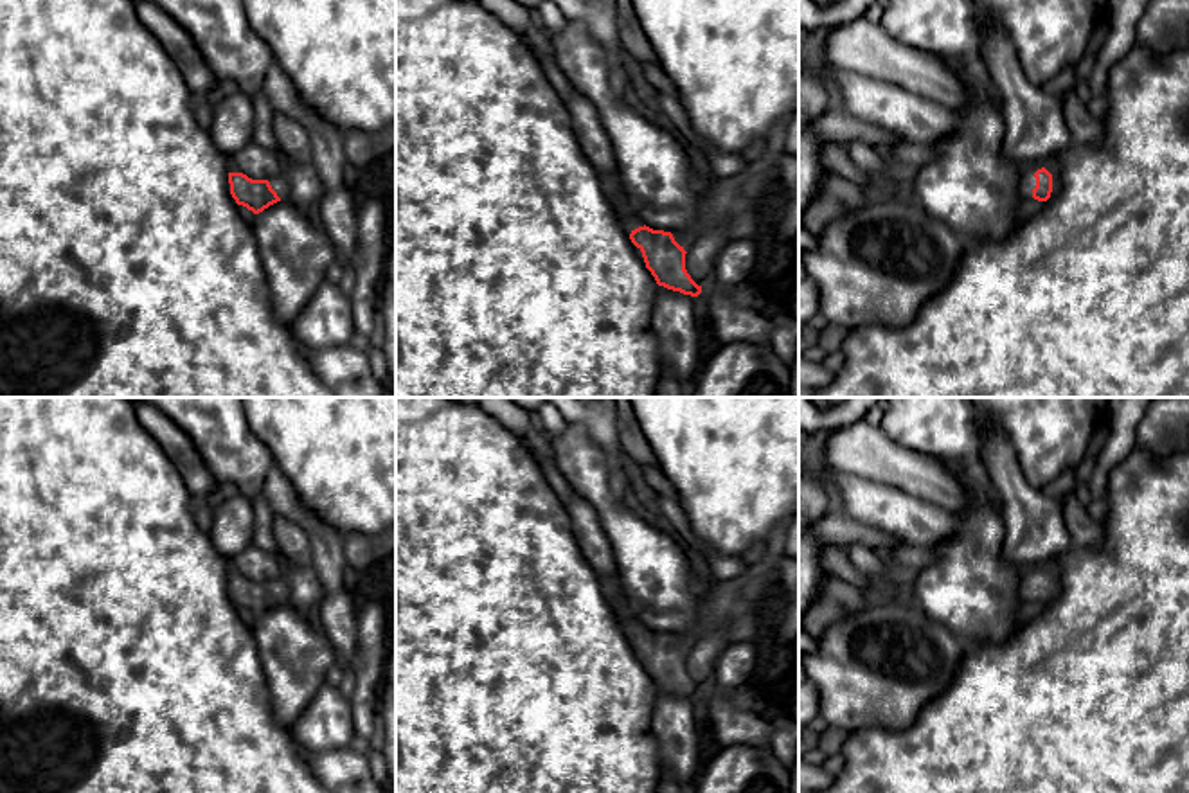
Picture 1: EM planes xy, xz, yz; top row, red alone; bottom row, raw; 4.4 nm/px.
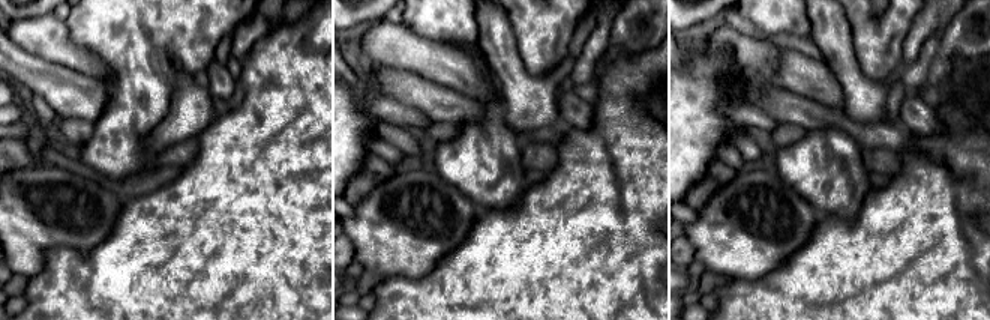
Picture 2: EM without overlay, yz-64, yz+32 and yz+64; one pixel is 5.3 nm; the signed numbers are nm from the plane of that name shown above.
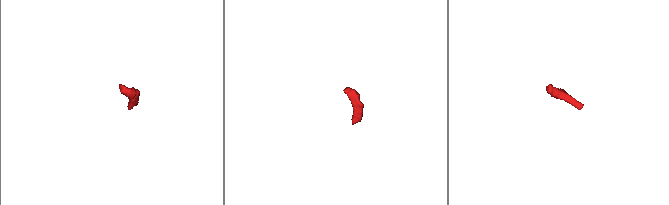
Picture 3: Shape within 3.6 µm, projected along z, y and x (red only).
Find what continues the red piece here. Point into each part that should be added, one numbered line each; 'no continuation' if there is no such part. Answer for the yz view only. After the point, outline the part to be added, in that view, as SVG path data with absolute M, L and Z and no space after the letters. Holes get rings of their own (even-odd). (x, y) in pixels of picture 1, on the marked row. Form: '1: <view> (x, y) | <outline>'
1: yz (1026, 178) | M1036 162L1036 164L1031 164L1031 165L1025 165L1020 169L1020 174L1018 174L1018 192L1024 200L1034 200L1033 198L1033 189L1036 187L1036 178L1034 178L1034 173L1038 169L1045 167L1050 174L1052 174L1052 192L1050 192L1050 198L1056 198L1058 192L1059 192L1059 176L1058 176L1058 169L1050 164L1045 164L1045 162Z

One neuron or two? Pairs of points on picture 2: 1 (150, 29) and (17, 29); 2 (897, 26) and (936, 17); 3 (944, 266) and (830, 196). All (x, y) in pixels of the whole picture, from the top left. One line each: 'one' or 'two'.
1: two
2: two
3: two

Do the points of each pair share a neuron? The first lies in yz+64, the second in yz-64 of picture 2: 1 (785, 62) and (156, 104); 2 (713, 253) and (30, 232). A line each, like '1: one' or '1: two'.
1: two
2: one

